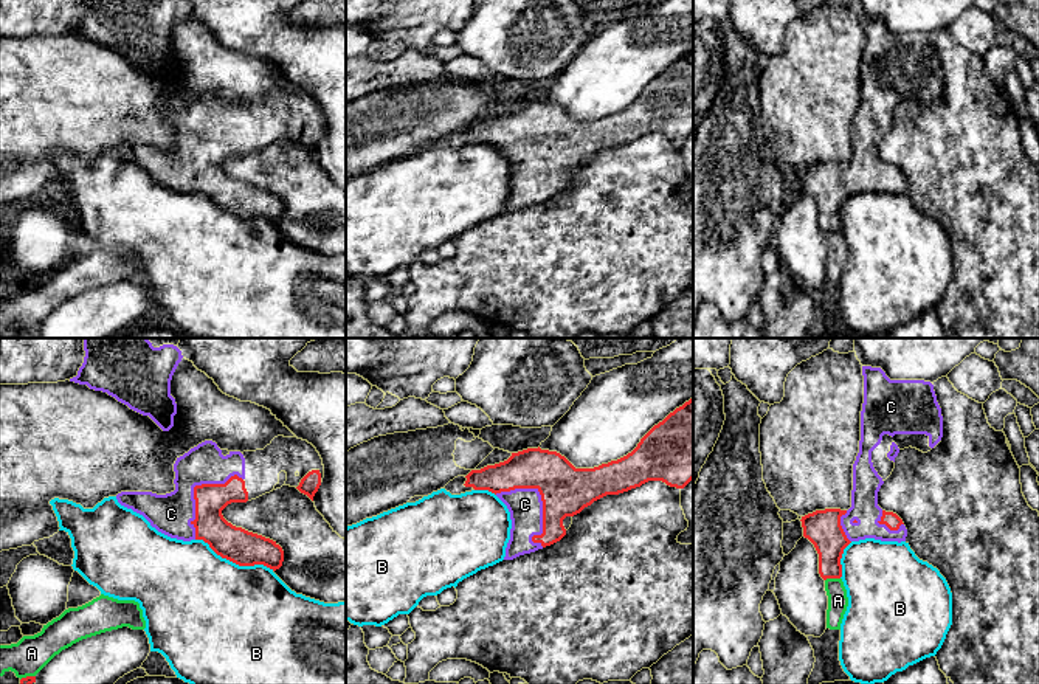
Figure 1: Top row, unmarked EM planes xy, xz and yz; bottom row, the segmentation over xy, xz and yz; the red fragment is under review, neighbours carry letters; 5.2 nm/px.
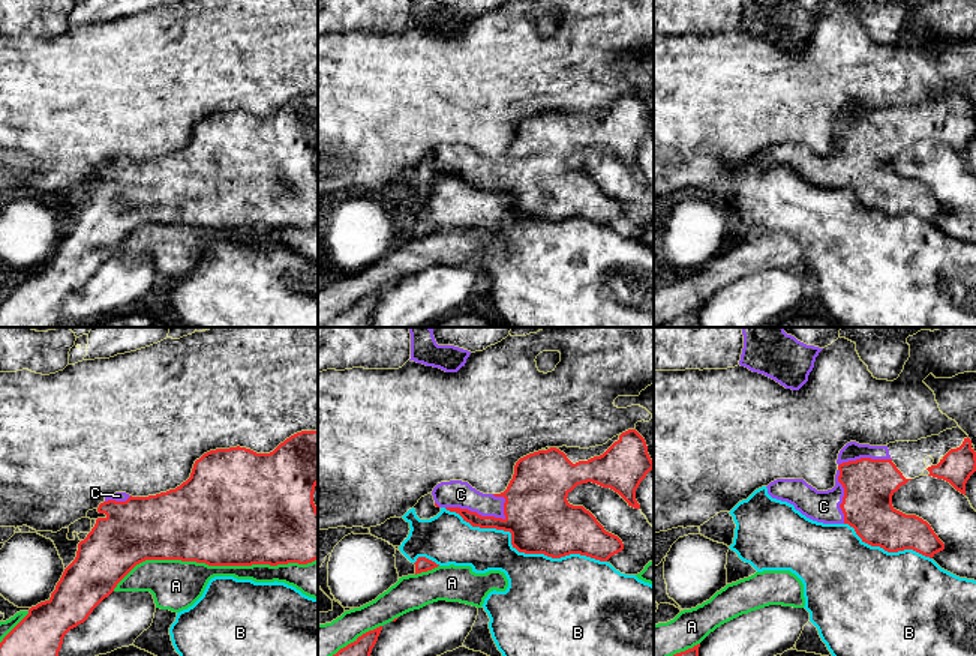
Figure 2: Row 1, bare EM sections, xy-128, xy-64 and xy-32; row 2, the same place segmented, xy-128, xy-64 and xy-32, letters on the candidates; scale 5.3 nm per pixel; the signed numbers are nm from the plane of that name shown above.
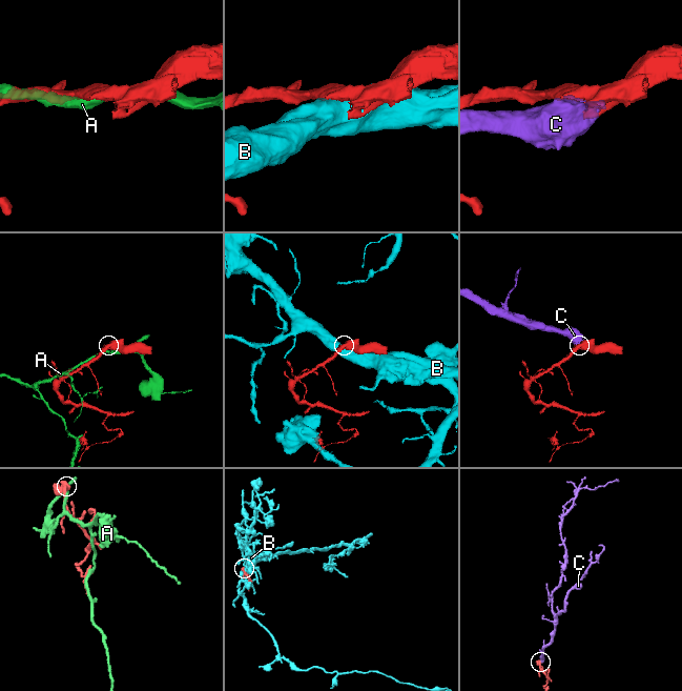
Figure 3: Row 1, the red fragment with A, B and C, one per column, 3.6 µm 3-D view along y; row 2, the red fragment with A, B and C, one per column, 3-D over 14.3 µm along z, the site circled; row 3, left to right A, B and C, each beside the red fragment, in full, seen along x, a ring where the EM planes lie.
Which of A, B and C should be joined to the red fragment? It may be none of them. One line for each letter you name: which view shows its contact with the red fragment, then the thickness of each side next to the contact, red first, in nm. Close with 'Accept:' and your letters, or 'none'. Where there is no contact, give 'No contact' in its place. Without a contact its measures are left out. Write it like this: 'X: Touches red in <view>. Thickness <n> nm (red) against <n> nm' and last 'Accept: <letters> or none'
C: Touches red in xz. Thickness 260 nm (red) against 180 nm
Accept: C

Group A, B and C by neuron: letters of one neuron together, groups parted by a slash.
A / B / C

